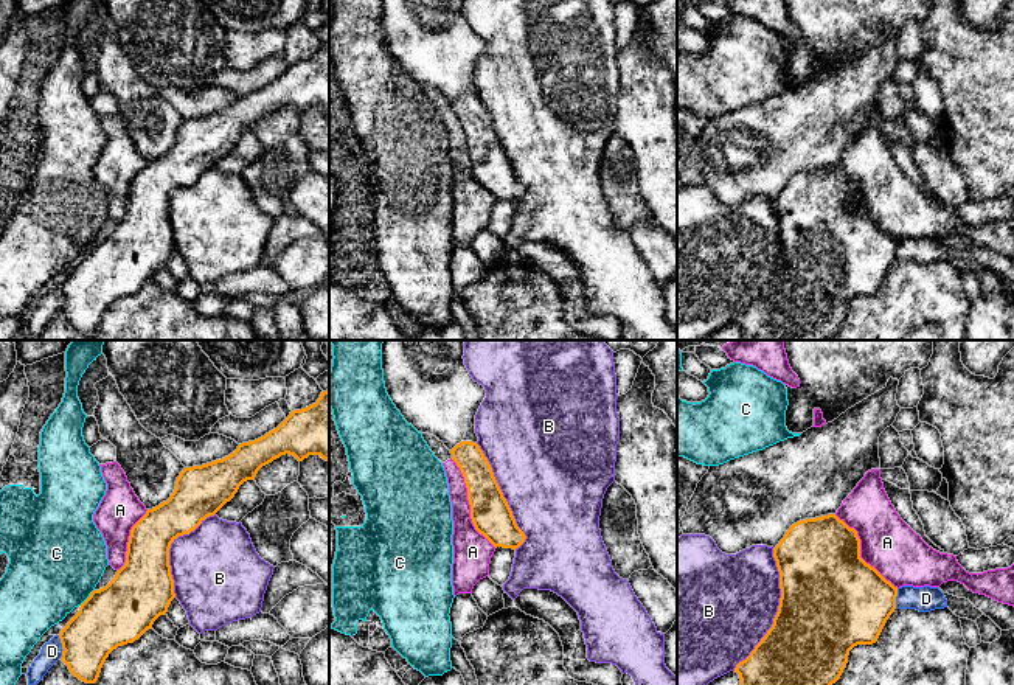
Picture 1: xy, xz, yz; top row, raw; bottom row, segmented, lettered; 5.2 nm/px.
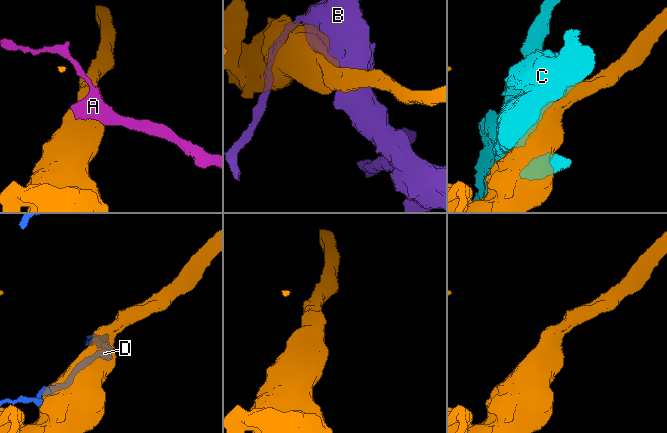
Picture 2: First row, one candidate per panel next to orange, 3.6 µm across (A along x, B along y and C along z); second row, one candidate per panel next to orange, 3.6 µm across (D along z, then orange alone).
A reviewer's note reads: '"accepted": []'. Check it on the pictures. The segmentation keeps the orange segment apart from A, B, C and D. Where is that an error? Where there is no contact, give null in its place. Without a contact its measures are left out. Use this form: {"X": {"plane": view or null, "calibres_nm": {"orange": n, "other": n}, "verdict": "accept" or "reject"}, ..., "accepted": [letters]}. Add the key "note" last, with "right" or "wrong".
{"A": {"plane": "xz", "calibres_nm": {"orange": 200, "other": 200}, "verdict": "reject"}, "B": {"plane": "yz", "calibres_nm": {"orange": 500, "other": 480}, "verdict": "reject"}, "C": {"plane": "xy", "calibres_nm": {"orange": 320, "other": 480}, "verdict": "reject"}, "D": {"plane": "xy", "calibres_nm": {"orange": 280, "other": 110}, "verdict": "reject"}, "accepted": [], "note": "right"}

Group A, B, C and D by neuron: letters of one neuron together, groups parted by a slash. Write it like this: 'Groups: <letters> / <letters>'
Groups: A / B / C / D

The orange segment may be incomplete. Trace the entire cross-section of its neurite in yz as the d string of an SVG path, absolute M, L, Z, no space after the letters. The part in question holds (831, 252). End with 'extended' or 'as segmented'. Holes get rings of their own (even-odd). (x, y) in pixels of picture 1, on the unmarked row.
M835 166L793 176L773 200L773 210L780 224L780 258L772 280L734 320L741 340L829 340L840 331L854 298L877 294L896 261L898 239L860 210L857 183Z; as segmented

